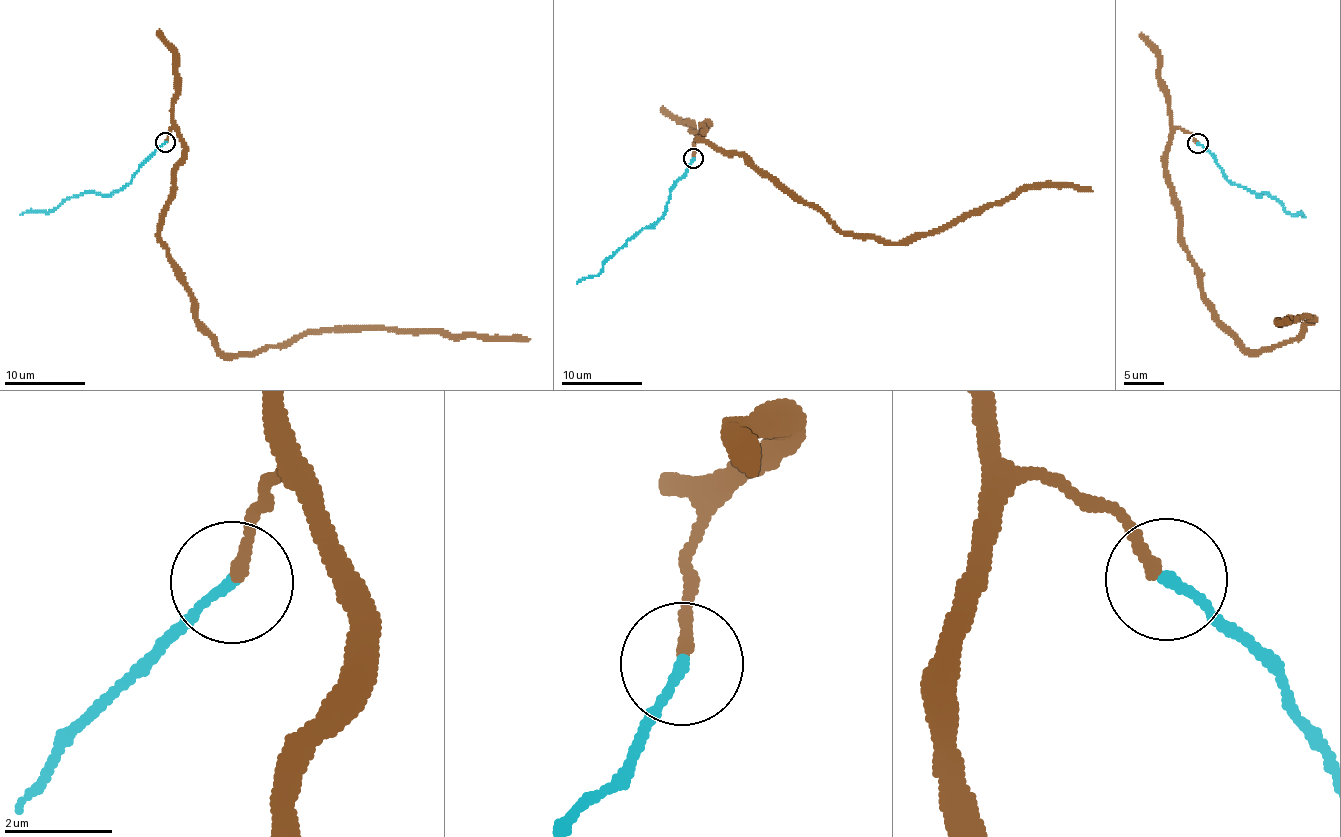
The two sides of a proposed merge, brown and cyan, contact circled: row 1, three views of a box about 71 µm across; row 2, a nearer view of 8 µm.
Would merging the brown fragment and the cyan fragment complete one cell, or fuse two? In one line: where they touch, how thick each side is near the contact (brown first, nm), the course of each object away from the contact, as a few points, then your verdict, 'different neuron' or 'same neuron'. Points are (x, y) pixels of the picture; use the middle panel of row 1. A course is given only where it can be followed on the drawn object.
place (693, 158); calibres 240 and 200 nm; course brown (692, 158), (708, 125), (709, 146), (886, 242), (1026, 189), (1092, 191); course cyan (692, 158), (689, 168), (670, 193), (667, 210), (656, 222), (628, 240), (603, 270), (577, 283); same neuron

